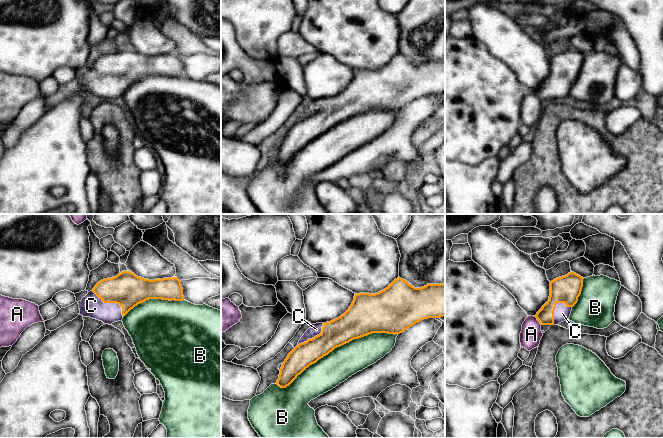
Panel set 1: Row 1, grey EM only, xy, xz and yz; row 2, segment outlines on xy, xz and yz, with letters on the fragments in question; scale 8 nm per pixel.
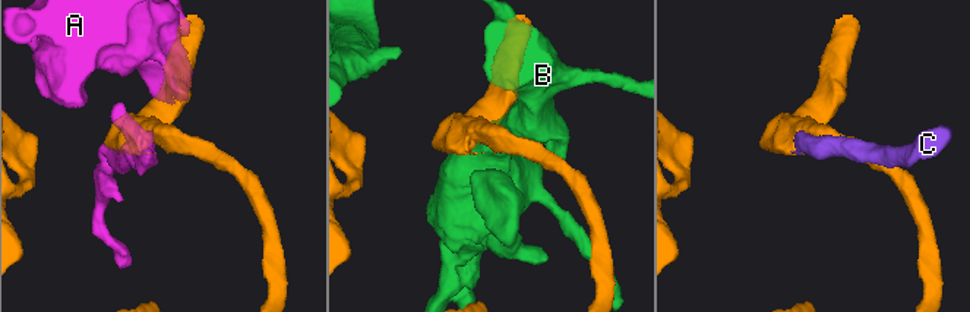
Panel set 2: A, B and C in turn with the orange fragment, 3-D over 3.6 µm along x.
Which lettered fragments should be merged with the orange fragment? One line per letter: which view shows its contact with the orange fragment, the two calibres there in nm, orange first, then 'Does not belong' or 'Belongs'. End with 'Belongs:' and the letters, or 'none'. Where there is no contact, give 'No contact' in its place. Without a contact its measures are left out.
A: Touches orange in yz. Thickness 140 nm (orange) against 170 nm. Does not belong
B: Touches orange in xz. Thickness 240 nm (orange) against 260 nm. Does not belong
C: Touches orange in xy. Thickness 280 nm (orange) against 180 nm. Belongs
Belongs: C

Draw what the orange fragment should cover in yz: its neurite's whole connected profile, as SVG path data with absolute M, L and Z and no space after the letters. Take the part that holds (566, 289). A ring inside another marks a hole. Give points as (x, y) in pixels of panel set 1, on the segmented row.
M570 272L550 282L549 300L534 316L541 325L558 325L569 320L583 287L583 277Z

